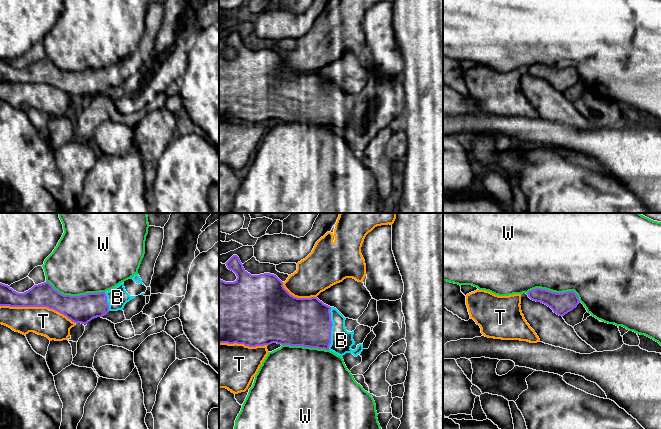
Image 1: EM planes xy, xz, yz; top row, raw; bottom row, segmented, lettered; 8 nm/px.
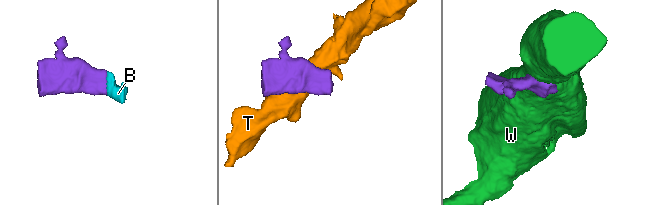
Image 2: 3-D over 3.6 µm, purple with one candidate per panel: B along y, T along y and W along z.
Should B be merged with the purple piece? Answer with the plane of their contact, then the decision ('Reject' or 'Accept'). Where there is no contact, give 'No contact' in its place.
Touches purple in xz. Accept

